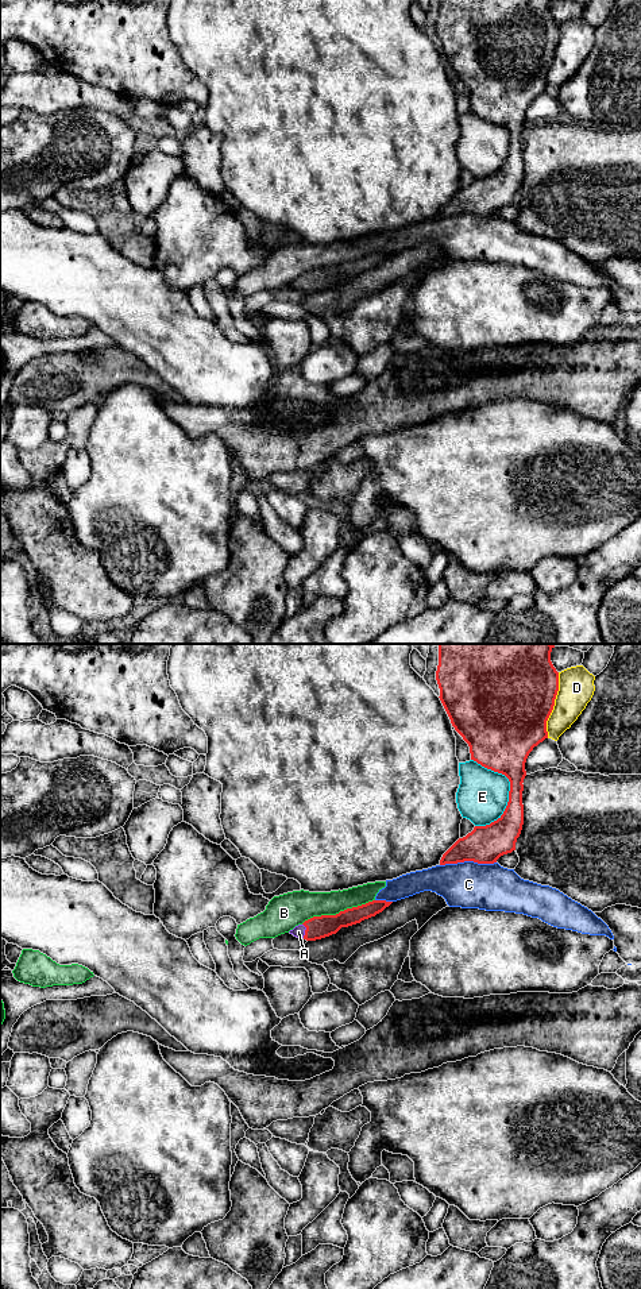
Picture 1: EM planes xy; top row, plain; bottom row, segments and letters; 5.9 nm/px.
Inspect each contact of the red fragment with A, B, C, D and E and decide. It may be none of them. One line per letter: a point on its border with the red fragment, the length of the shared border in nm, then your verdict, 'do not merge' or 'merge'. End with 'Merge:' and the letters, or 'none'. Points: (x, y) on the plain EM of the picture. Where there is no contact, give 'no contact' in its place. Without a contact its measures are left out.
A: xy (305, 282) | 90 nm | merge
B: xy (339, 265) | 460 nm | do not merge
C: xy (467, 212) | 340 nm | do not merge
D: xy (553, 57) | 400 nm | do not merge
E: xy (510, 139) | 420 nm | do not merge
Merge: A

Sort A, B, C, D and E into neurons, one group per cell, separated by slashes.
A / B C / D / E

